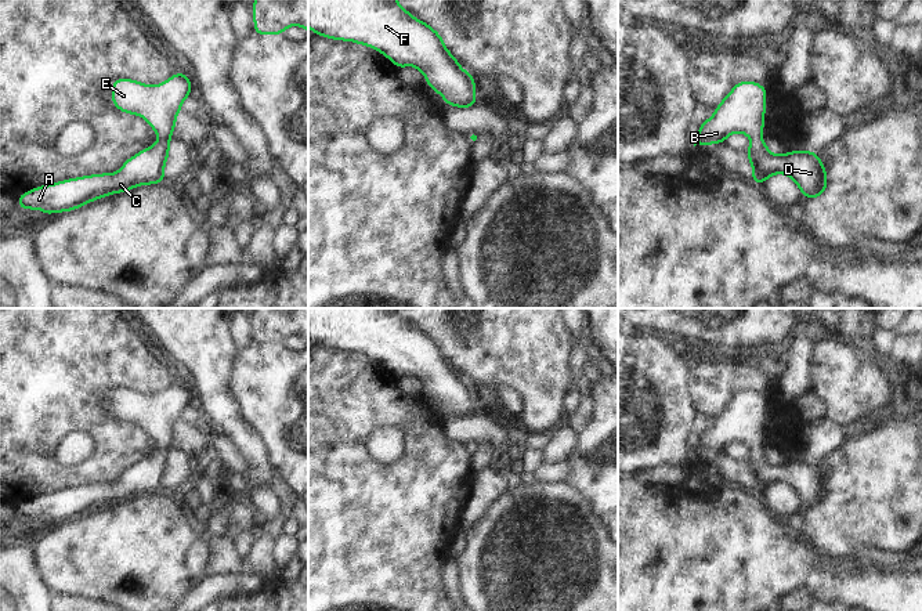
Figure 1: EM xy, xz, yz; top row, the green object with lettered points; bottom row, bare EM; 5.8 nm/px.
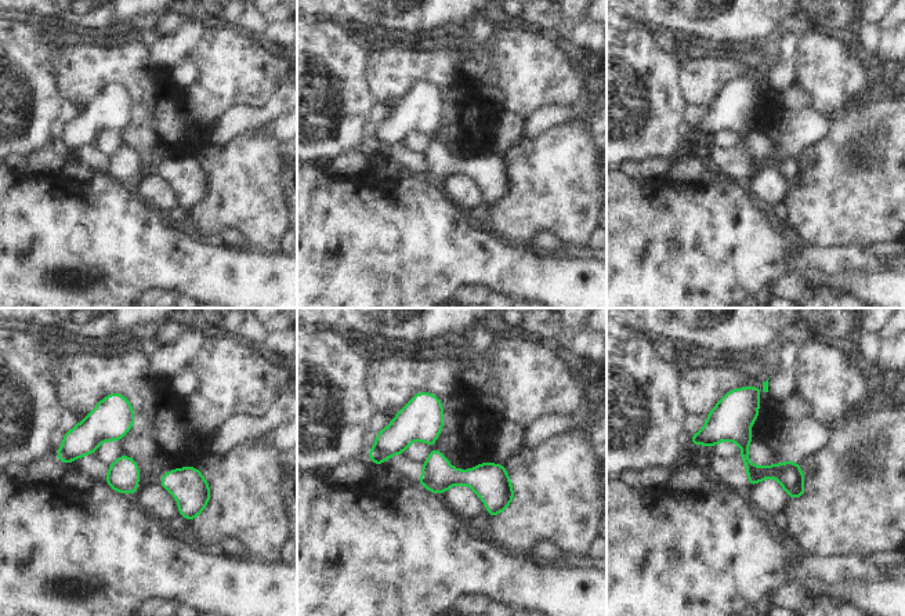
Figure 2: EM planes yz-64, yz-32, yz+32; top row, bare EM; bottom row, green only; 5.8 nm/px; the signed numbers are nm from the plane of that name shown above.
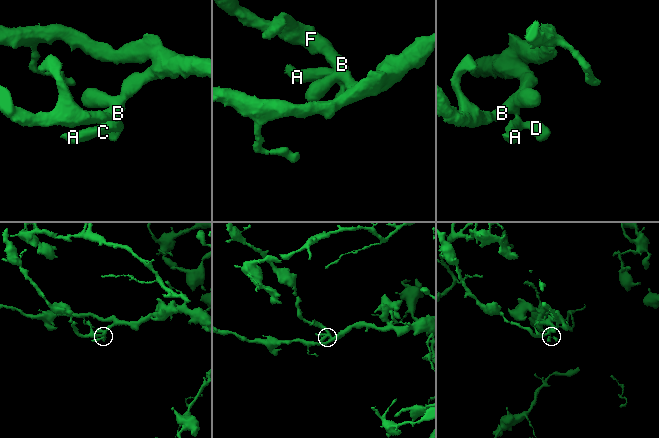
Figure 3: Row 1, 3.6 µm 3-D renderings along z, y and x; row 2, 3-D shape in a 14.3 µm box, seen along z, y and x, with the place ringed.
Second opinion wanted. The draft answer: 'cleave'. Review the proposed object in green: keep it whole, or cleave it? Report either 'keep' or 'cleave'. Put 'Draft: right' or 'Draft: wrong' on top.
Draft: wrong
keep

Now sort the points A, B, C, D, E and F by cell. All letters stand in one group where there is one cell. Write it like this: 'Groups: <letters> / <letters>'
Groups: A B C D E F

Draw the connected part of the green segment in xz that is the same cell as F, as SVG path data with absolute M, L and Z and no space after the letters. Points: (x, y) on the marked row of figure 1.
M308 0L308 28L315 35L376 48L398 68L413 65L426 75L426 84L440 93L446 105L460 108L476 105L474 77L460 69L460 64L446 50L441 36L399 7L397 0Z

